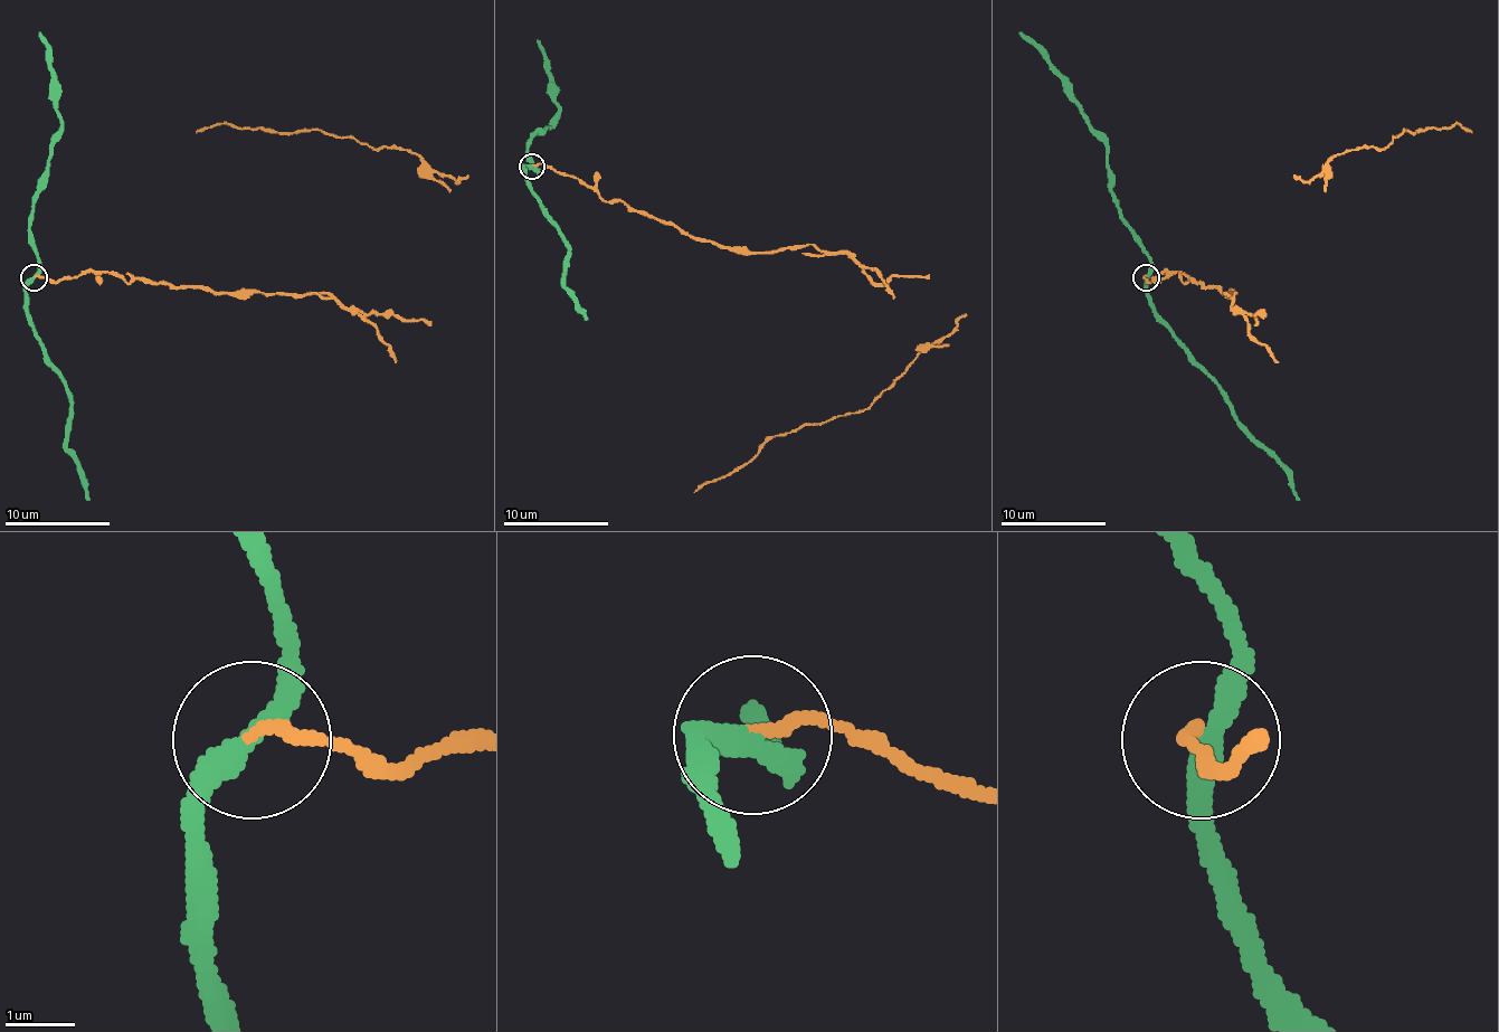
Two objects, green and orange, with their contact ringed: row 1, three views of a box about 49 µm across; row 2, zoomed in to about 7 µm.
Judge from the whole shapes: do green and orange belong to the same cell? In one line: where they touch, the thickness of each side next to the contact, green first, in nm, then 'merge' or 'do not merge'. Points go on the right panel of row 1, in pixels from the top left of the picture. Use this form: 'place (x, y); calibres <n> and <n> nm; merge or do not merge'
place (1146, 277); calibres 340 and 170 nm; do not merge

